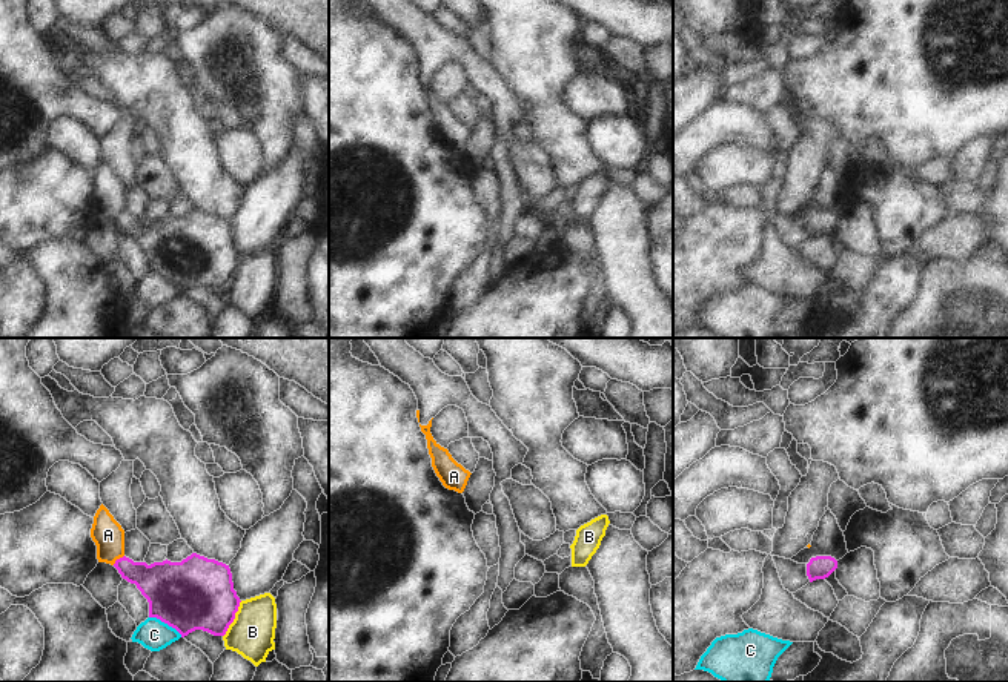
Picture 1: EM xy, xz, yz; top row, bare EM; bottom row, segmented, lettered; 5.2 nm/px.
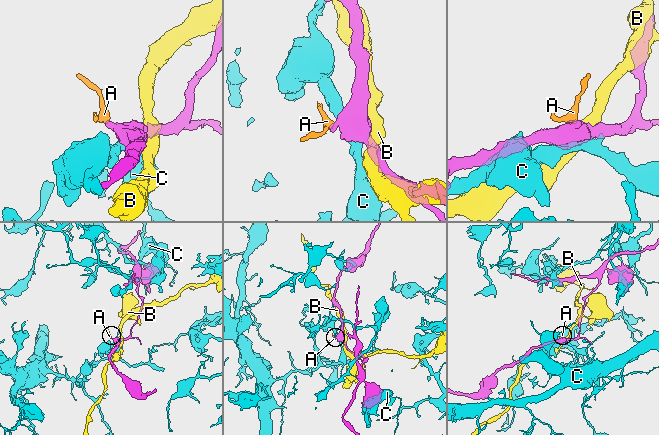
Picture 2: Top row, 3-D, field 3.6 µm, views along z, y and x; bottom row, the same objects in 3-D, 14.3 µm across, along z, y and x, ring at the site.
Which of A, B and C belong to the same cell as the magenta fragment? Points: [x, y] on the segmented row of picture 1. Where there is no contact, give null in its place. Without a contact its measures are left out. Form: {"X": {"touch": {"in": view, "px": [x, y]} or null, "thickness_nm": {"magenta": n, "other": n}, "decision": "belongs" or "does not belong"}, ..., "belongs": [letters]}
{"A": {"touch": {"in": "xy", "px": [117, 559]}, "thickness_nm": {"magenta": 220, "other": 160}, "decision": "does not belong"}, "B": {"touch": {"in": "xy", "px": [234, 618]}, "thickness_nm": {"magenta": 380, "other": 240}, "decision": "does not belong"}, "C": {"touch": {"in": "xy", "px": [166, 622]}, "thickness_nm": {"magenta": 380, "other": 160}, "decision": "does not belong"}, "belongs": []}

